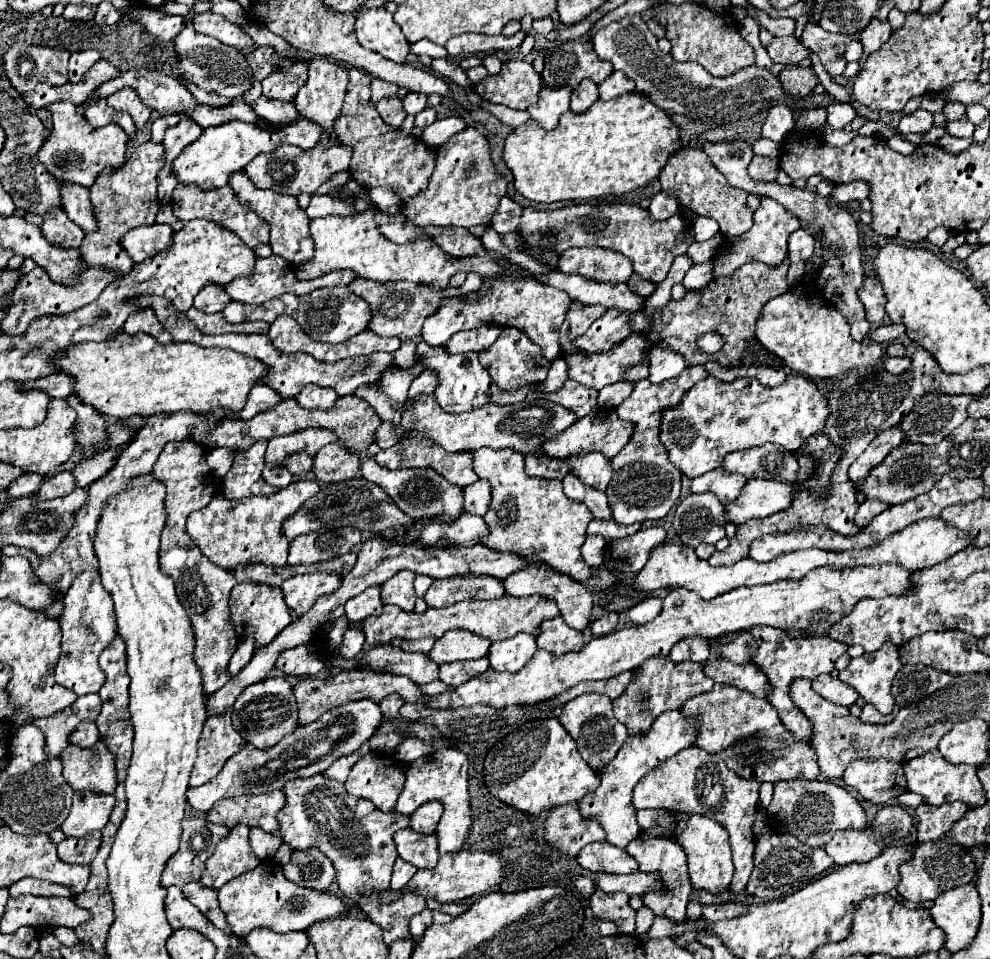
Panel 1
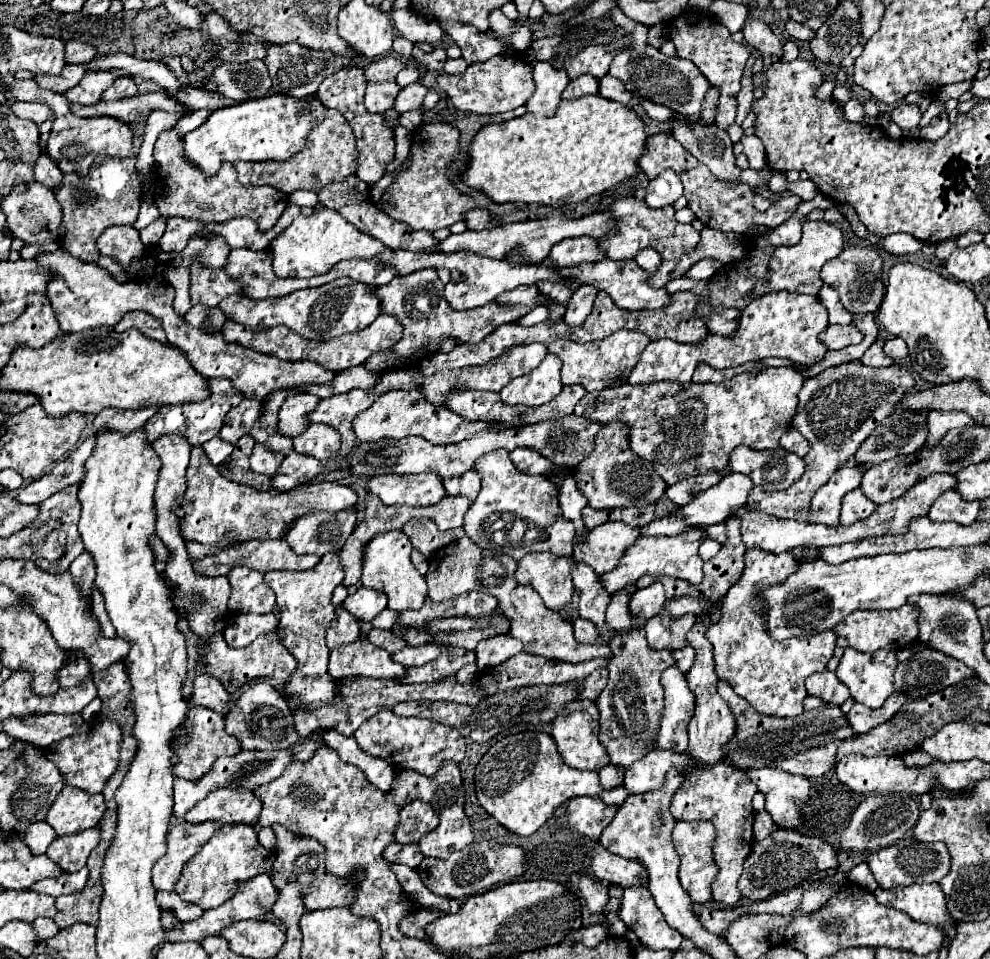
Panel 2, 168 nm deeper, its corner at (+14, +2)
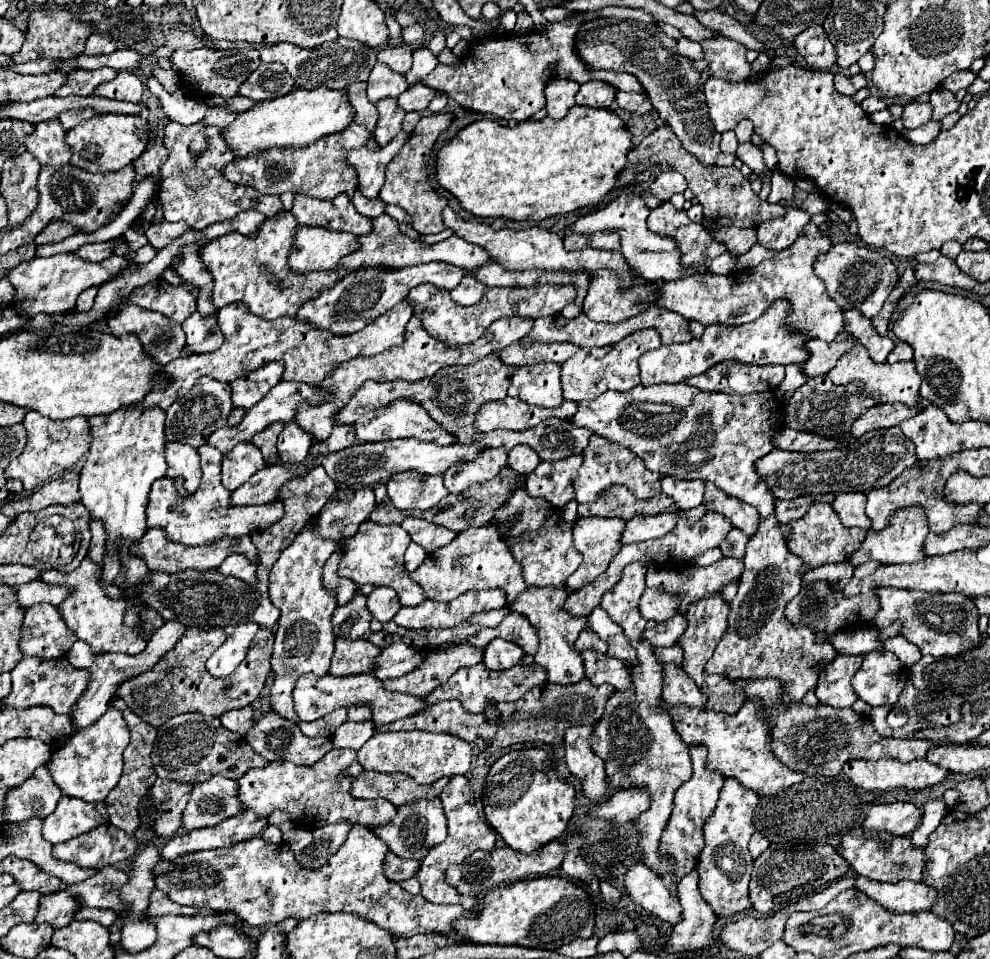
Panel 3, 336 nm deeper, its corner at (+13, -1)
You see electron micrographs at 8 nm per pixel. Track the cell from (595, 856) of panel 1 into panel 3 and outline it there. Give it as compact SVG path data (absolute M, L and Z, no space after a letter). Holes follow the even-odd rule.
M634 863L626 871L624 887L632 901L644 907L646 911L672 925L678 923L682 915L678 899L670 899L670 893L666 891L666 887L662 887L662 881L644 863Z

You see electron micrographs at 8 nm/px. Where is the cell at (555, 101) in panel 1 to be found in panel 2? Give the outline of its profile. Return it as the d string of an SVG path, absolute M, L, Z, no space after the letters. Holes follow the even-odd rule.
M537 62L533 68L533 80L537 84L537 90L527 102L529 112L553 116L561 102L561 94L569 84L567 72L553 68L549 62Z

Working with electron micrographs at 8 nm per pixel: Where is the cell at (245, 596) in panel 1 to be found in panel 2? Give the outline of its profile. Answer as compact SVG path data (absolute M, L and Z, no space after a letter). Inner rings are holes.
M245 566L233 568L227 576L231 584L229 608L233 614L245 612L271 612L275 606L273 590L263 584L263 574Z

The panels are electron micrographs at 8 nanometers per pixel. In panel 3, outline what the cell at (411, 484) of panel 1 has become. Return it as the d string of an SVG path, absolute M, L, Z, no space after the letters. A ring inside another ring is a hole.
M414 471L398 473L392 477L398 483L386 483L388 495L398 509L430 509L448 495L442 475L420 475Z

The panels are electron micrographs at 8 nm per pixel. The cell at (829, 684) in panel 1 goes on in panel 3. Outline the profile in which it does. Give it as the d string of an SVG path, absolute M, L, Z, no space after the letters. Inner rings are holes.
M838 655L838 659L826 667L826 673L818 679L814 689L820 703L832 707L850 707L858 699L850 685L854 671L858 671L858 663L862 663L862 655Z

